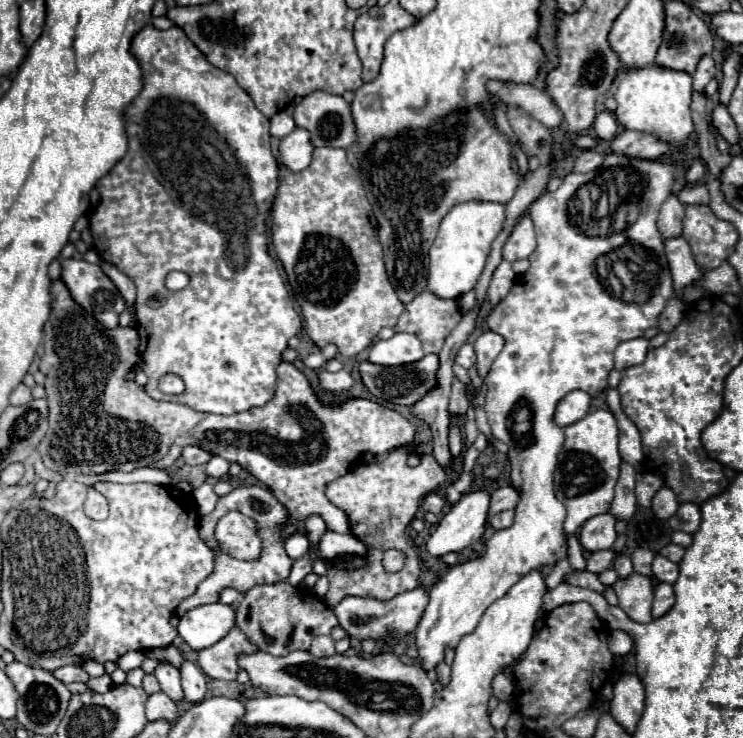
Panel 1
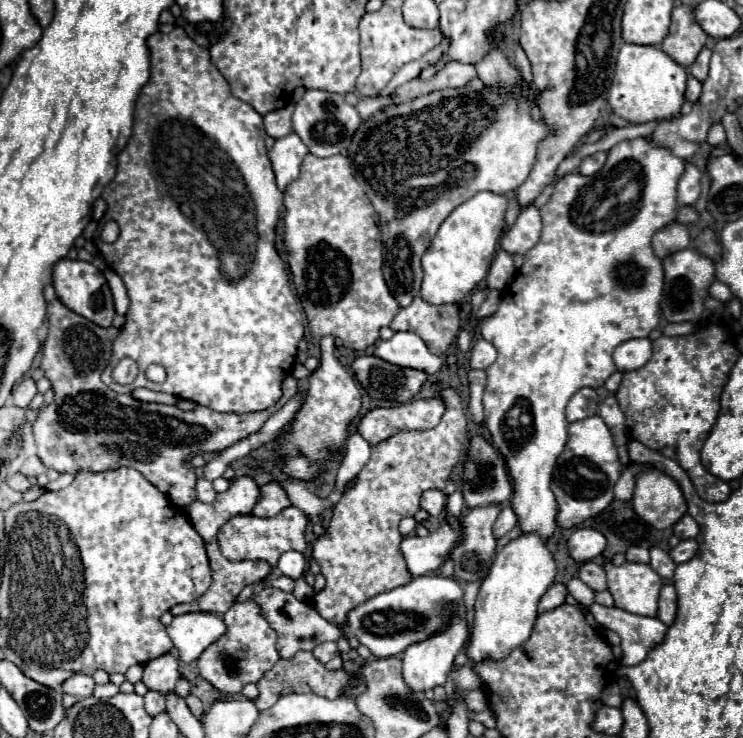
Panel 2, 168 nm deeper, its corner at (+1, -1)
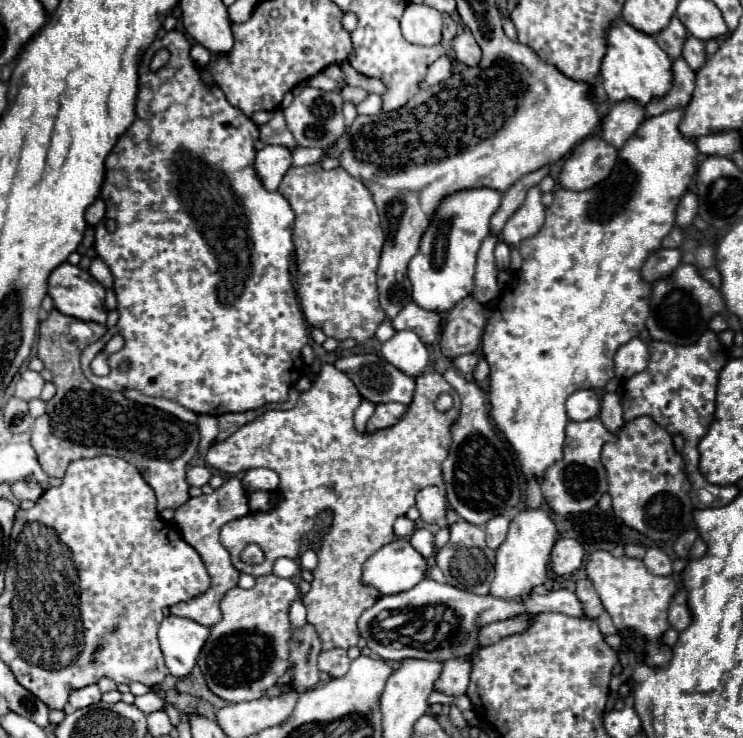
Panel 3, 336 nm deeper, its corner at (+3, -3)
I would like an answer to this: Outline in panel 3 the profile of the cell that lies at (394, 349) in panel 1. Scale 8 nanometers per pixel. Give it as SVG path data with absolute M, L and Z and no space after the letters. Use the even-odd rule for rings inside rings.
M396 331L396 335L382 345L382 355L388 363L410 377L422 375L428 365L428 349L414 331Z

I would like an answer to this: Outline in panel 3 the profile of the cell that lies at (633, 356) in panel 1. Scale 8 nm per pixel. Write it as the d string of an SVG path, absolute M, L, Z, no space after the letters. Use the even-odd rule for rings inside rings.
M638 337L622 345L614 355L614 373L622 381L644 371L646 365L648 365L648 347Z

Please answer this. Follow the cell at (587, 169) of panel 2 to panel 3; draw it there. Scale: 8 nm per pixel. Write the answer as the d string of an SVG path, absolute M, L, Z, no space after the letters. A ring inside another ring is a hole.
M586 137L580 145L574 147L562 167L562 187L572 191L584 191L594 187L610 175L616 155L618 151L612 145L604 143L600 137Z

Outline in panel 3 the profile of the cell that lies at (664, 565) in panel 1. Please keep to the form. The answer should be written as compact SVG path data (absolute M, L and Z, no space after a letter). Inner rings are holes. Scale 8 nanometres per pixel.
M650 547L646 551L644 565L654 575L672 575L672 561L670 561L670 557L662 549L658 549L658 547Z

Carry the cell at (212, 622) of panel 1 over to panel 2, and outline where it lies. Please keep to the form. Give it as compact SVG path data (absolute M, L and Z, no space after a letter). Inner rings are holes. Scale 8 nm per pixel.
M184 613L172 619L166 633L178 651L178 659L190 663L224 633L224 621L214 613Z

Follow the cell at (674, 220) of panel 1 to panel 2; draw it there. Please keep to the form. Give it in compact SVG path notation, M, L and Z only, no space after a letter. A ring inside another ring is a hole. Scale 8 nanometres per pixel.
M672 223L664 231L658 231L652 237L652 249L660 259L688 247L690 247L690 235L688 235L688 229L680 223Z

